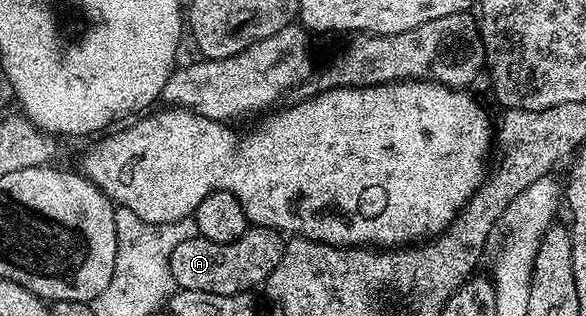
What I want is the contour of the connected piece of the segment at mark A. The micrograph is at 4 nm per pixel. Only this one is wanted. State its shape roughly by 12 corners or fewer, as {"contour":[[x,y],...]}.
{"contour":[[249,226],[238,241],[182,241],[180,289],[242,295],[267,284],[286,239]]}

